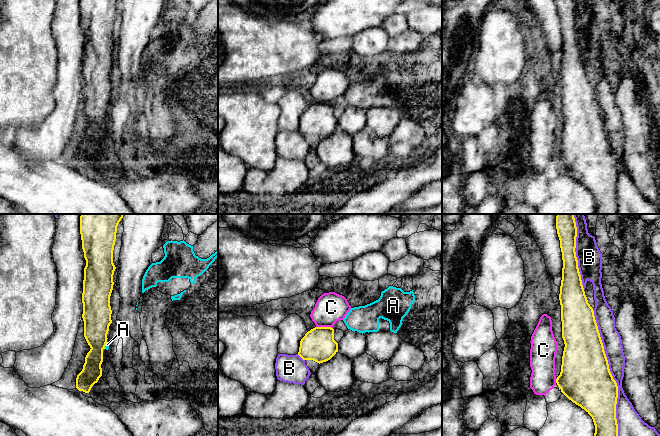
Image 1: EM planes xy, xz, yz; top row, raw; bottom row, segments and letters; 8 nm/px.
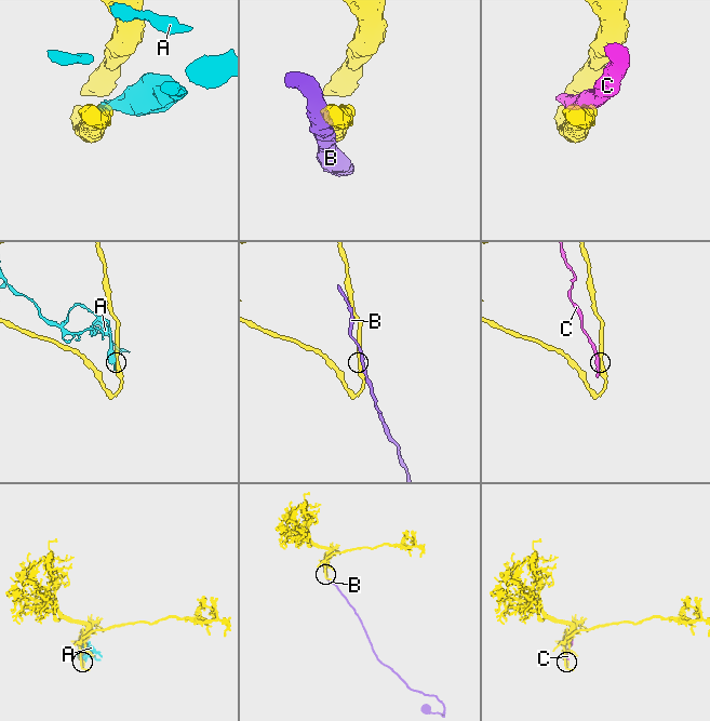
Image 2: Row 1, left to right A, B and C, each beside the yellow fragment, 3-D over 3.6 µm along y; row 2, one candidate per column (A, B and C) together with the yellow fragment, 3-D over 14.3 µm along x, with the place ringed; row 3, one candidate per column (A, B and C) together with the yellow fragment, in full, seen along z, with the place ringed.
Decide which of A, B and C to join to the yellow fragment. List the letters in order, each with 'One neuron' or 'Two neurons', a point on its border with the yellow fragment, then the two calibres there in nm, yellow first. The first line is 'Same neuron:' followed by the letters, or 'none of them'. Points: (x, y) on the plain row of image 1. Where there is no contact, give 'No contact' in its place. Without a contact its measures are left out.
Same neuron: none of them
A: Two neurons. Touches yellow at xy (105, 121). Thickness 220 nm (yellow) against 30 nm
B: Two neurons. Touches yellow at yz (610, 149). Thickness 420 nm (yellow) against 160 nm
C: Two neurons. Touches yellow at xz (324, 103). Thickness 260 nm (yellow) against 240 nm

